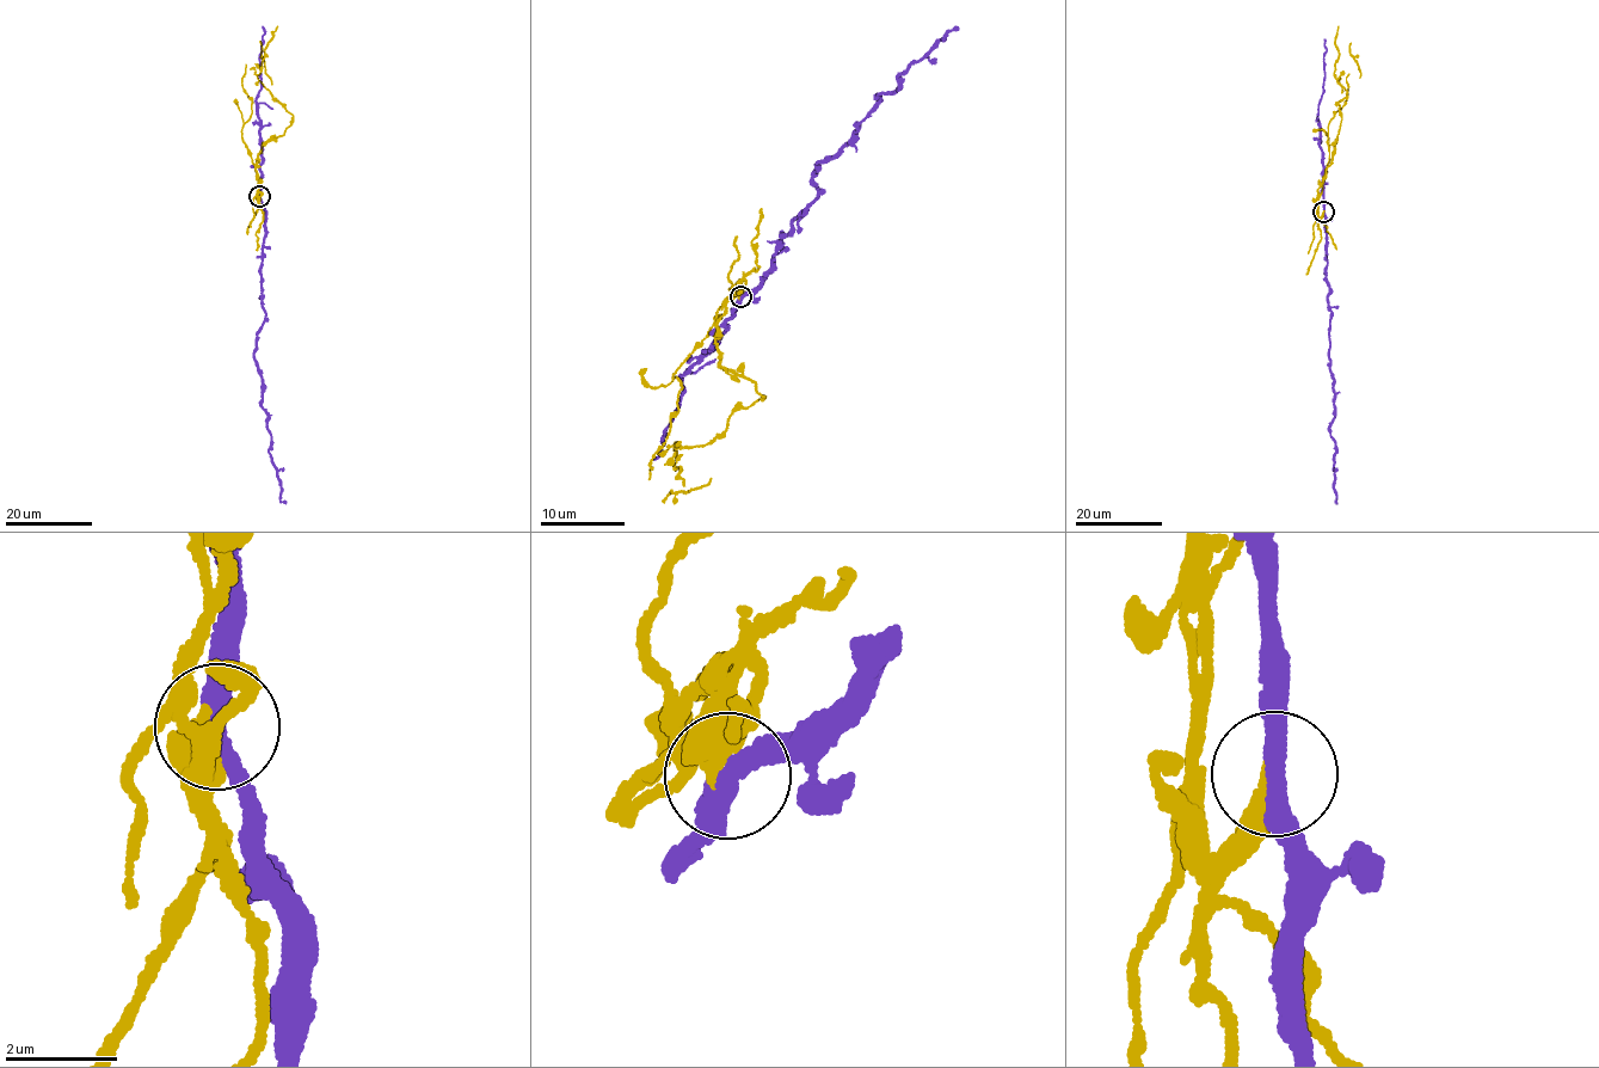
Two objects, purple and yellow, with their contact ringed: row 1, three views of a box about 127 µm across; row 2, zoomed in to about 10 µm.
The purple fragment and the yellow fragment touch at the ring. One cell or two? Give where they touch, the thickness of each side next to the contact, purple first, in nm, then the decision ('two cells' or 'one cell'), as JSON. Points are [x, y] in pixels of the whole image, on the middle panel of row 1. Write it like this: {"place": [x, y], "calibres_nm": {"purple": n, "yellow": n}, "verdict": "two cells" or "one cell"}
{"place": [740, 296], "calibres_nm": {"purple": 320, "yellow": 460}, "verdict": "two cells"}

